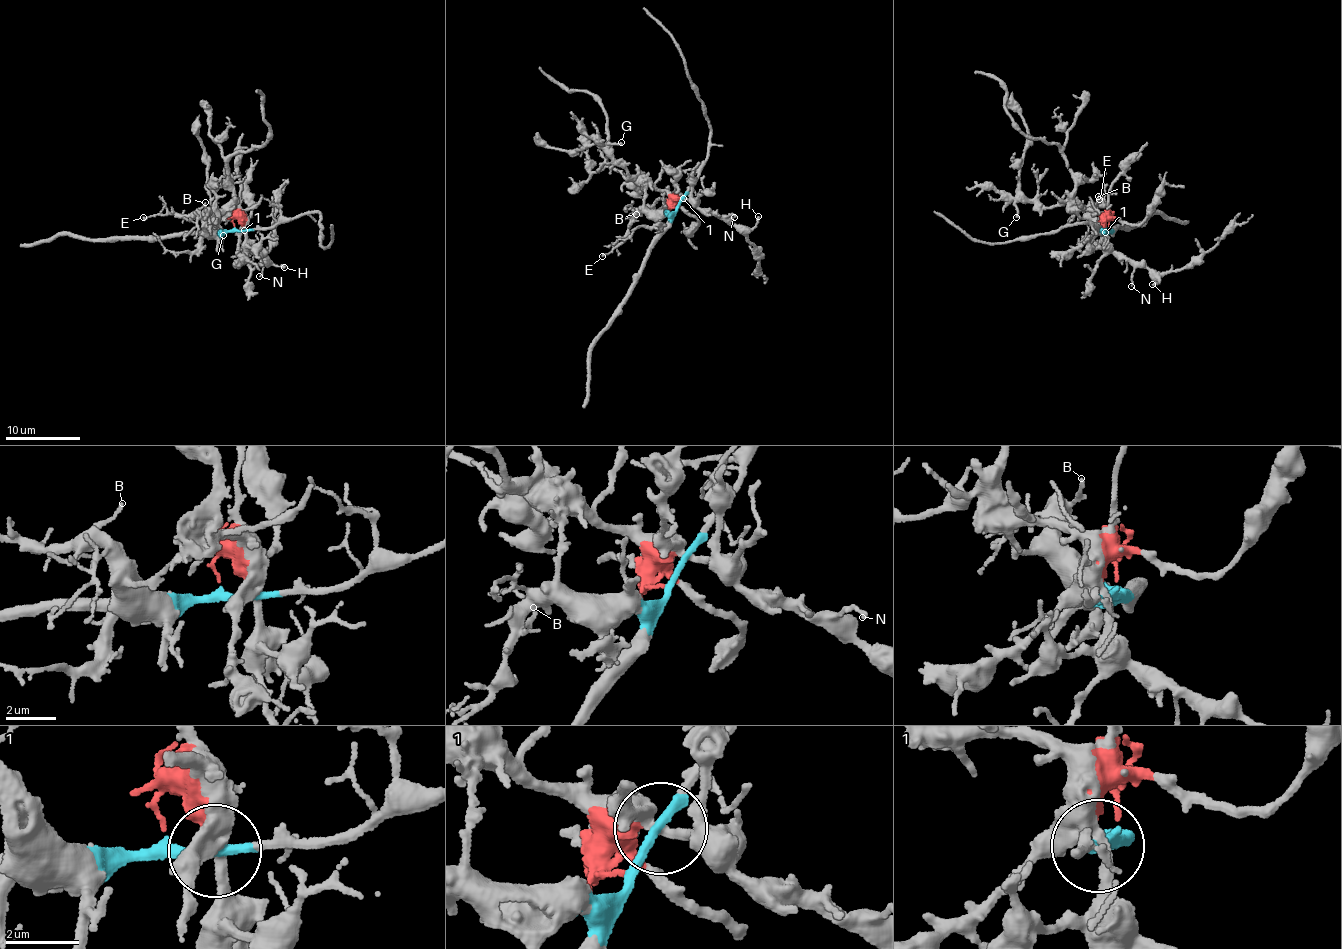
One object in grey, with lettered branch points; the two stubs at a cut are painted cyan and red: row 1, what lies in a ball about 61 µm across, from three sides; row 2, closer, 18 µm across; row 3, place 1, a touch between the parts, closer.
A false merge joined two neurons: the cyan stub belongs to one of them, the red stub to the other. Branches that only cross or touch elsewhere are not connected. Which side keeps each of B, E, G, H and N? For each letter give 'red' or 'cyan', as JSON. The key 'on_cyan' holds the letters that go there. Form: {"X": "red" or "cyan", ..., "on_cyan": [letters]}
{"B": "cyan", "E": "cyan", "G": "red", "H": "red", "N": "red", "on_cyan": ["B", "E"]}

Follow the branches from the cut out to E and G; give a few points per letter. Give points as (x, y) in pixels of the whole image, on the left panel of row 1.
E: (235, 227), (220, 232), (198, 216), (143, 216)
G: (233, 226), (233, 218), (239, 213), (219, 214), (215, 222), (214, 218), (219, 219), (223, 235)

